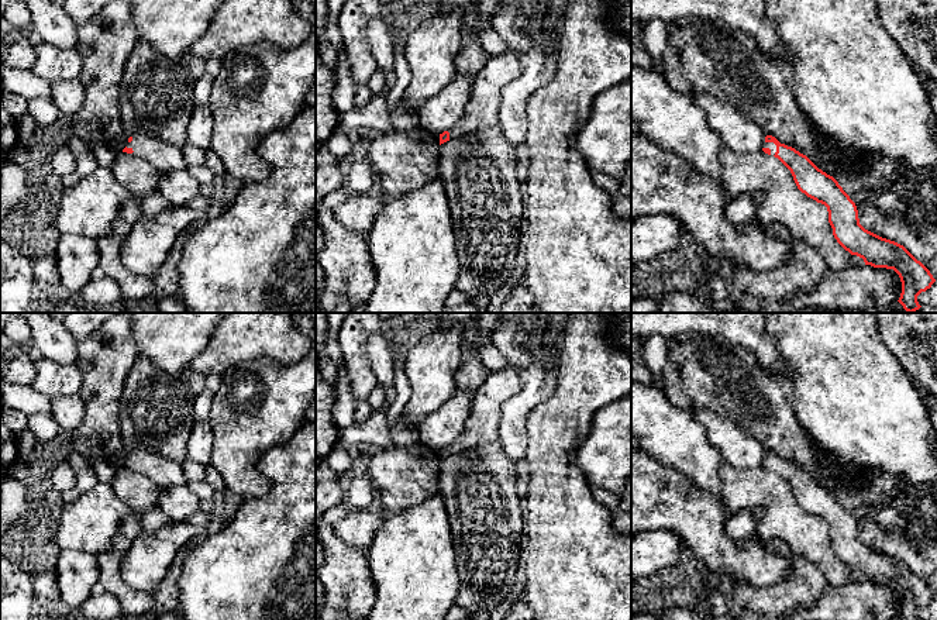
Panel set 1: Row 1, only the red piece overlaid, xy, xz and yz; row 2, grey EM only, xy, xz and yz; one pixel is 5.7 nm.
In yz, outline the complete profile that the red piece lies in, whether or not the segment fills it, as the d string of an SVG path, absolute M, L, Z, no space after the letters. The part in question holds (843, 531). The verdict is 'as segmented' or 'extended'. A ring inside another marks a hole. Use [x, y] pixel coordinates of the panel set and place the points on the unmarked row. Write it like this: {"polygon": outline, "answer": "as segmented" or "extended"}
{"polygon": "M767 451L762 466L778 473L792 489L798 504L827 523L837 558L874 583L893 585L902 597L900 620L919 620L917 612L936 597L930 586L903 561L882 554L860 540L855 519L838 497L806 471Z", "answer": "extended"}

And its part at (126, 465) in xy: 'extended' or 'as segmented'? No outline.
extended

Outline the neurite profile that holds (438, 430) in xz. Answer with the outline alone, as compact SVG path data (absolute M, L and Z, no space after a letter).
M457 388L435 413L417 426L418 440L438 451L454 442L471 416L475 393Z

